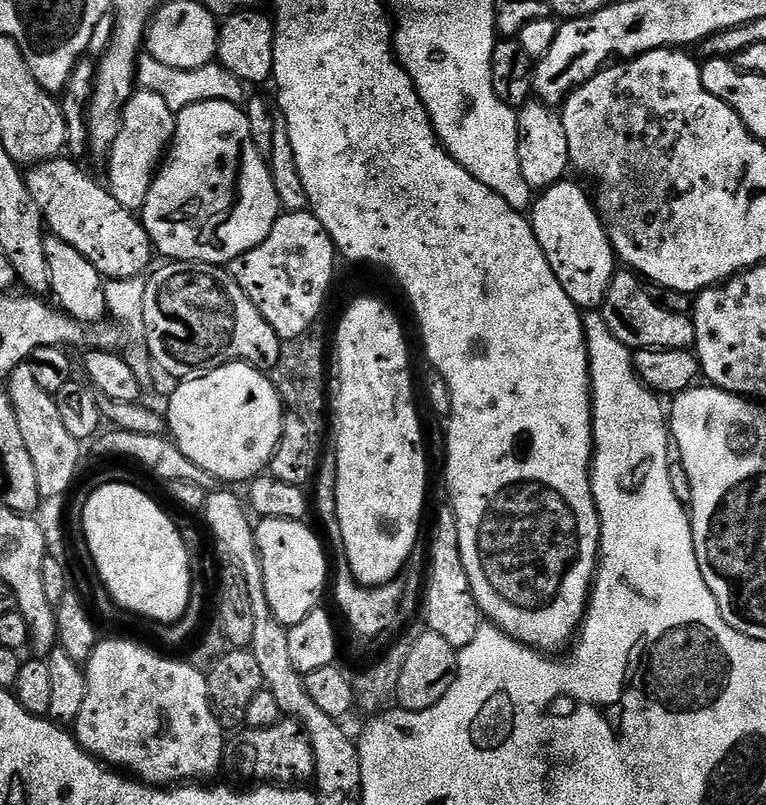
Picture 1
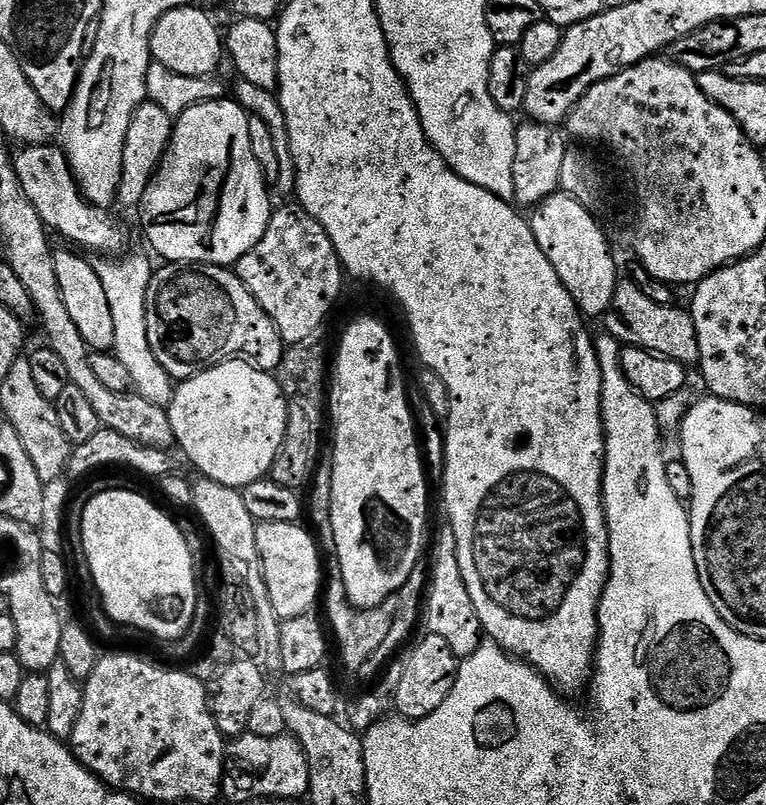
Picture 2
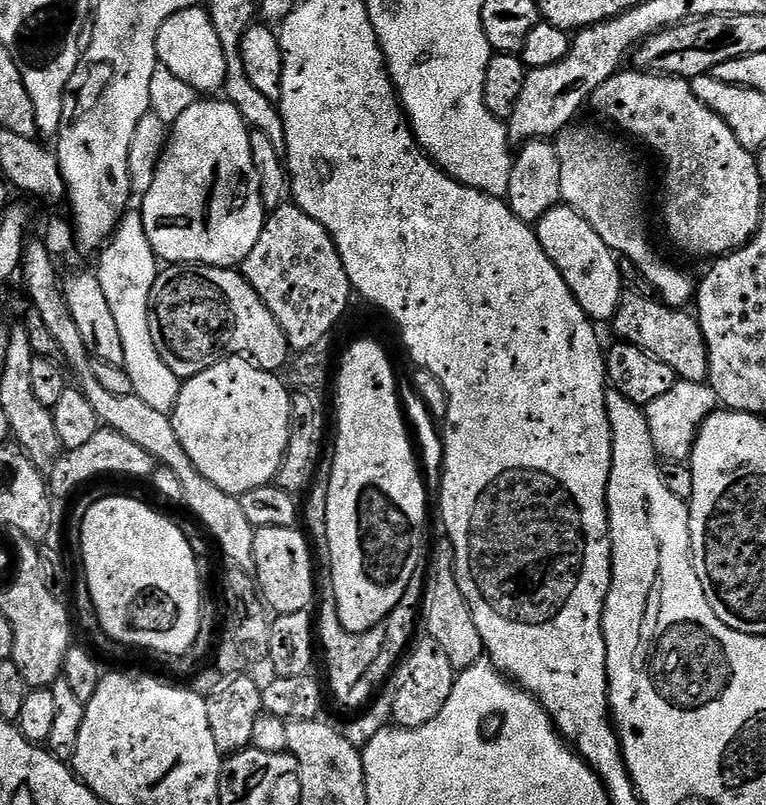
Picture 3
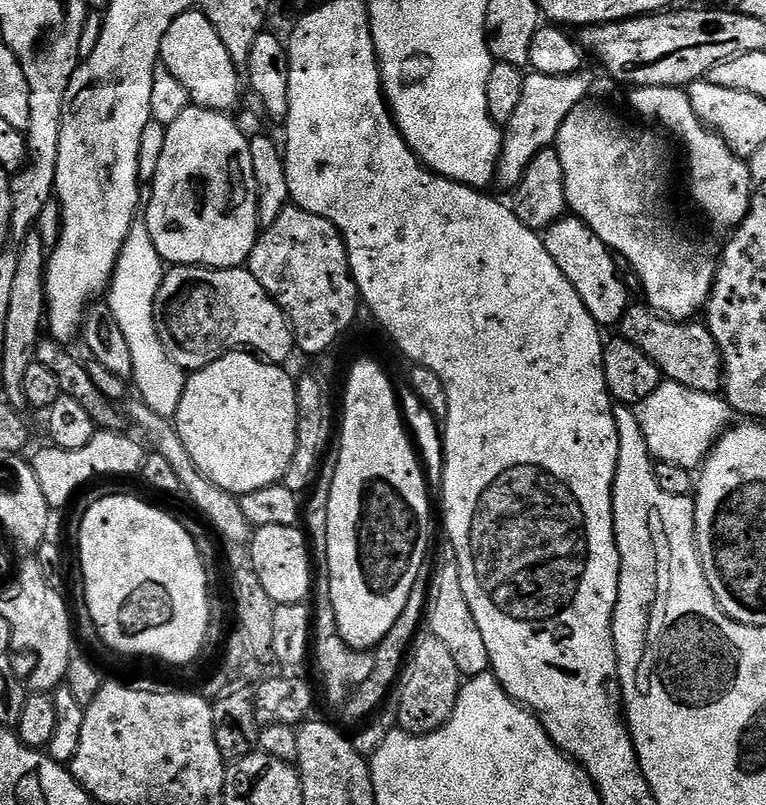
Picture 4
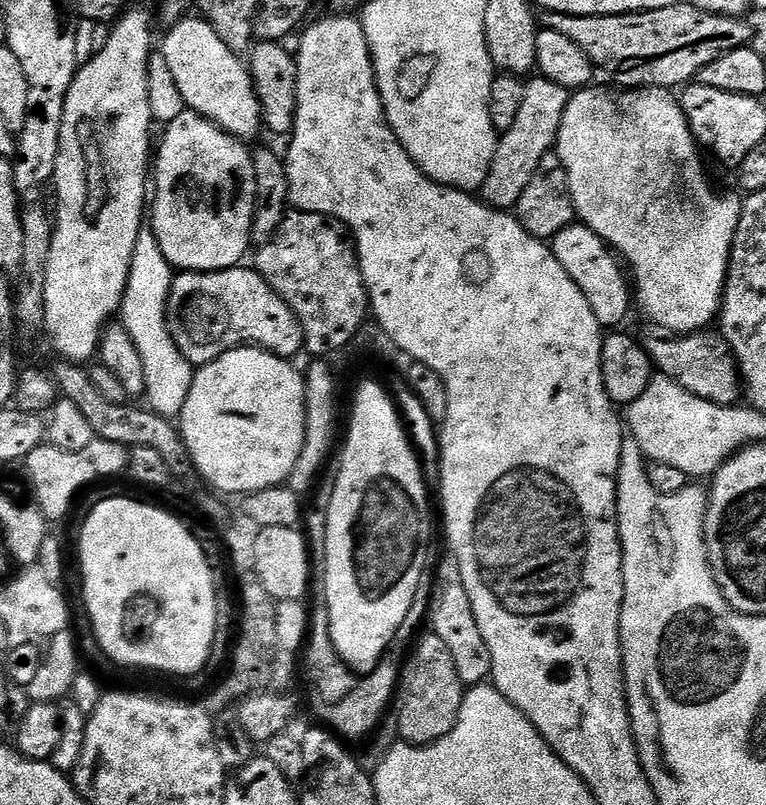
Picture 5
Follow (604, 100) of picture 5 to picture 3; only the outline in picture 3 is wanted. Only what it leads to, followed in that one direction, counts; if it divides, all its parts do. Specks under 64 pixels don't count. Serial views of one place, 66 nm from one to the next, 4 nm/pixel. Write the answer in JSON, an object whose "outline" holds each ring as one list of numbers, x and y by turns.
{"outline":[[569,126,555,137,554,143,558,150,558,162,562,166,562,194,561,201,568,207,578,210,598,230,598,238,606,242,612,251,619,254,623,259,634,262,638,266,641,277,653,288,651,291,669,308,683,309,684,304,693,299,694,280,691,280,680,268,667,264,664,260,656,257,654,249,648,245,648,228,644,225,644,188,640,185,640,176,632,165,632,152,620,140,615,140,608,132,595,132,592,128,576,128]]}

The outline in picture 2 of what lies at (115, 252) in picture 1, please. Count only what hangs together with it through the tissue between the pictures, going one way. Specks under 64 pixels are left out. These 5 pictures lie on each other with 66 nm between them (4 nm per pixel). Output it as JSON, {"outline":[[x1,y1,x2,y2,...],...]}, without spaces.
{"outline":[[30,144,21,147,13,155,14,170,18,174,18,182,22,182,22,190,26,190,26,198,34,202,34,210,38,210,38,218,53,233,65,236,69,245,77,249,89,248,96,254,112,254,123,242,124,236,116,225,116,220,109,209,97,208,95,204,84,198,76,176,68,164,68,153,63,147,51,144]]}

